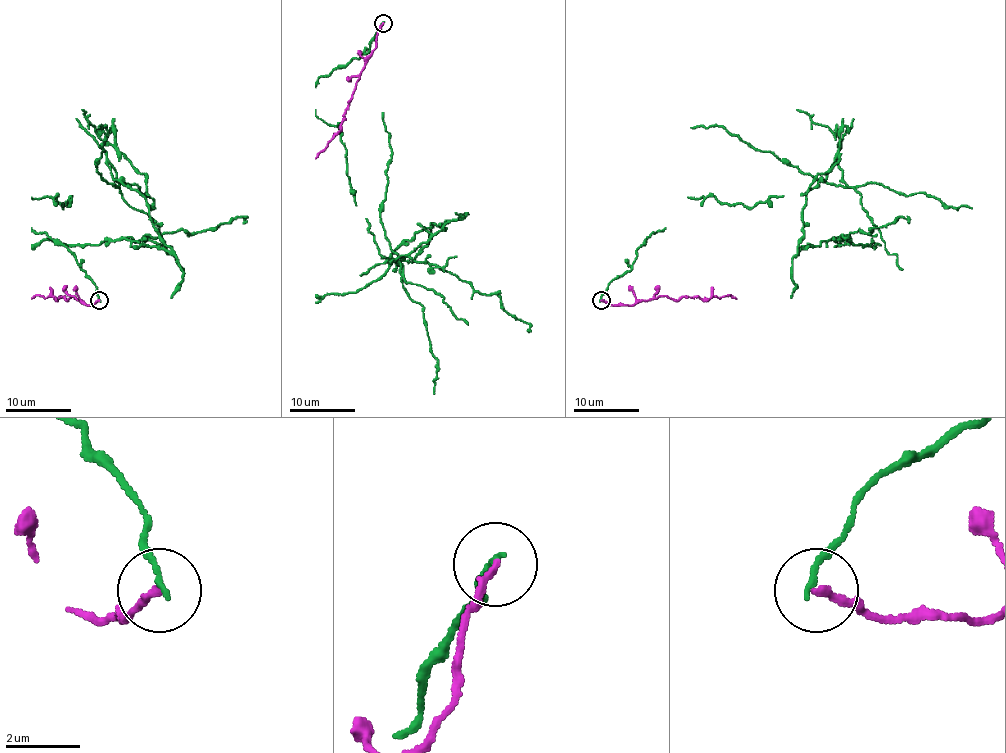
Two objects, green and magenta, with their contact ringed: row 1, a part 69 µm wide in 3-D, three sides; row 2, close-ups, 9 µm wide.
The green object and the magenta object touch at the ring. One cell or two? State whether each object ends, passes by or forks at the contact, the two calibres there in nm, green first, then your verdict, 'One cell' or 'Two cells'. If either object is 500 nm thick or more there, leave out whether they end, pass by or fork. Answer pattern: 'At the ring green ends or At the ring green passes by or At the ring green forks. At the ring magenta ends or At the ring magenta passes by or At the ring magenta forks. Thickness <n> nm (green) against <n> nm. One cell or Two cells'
At the ring green ends. At the ring magenta ends. Thickness 160 nm (green) against 180 nm. Two cells

